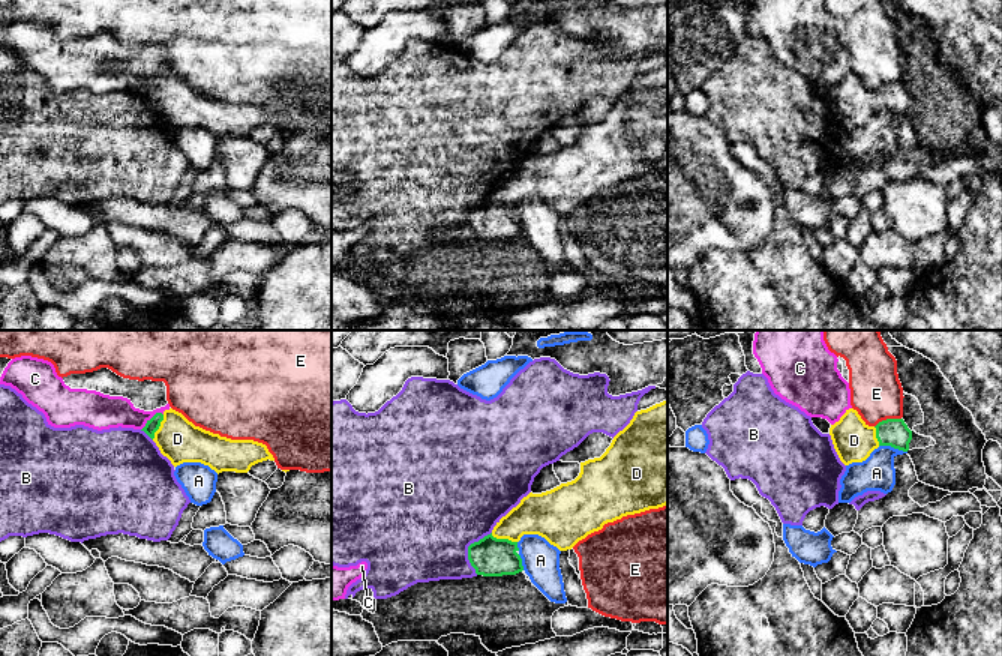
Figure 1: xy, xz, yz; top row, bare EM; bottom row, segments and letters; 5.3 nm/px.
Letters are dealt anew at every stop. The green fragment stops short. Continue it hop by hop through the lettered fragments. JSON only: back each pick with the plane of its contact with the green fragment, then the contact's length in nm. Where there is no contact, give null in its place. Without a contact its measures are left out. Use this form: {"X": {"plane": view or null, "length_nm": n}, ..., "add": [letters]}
{"D": {"plane": "xz", "length_nm": 150}, "add": ["D"]}

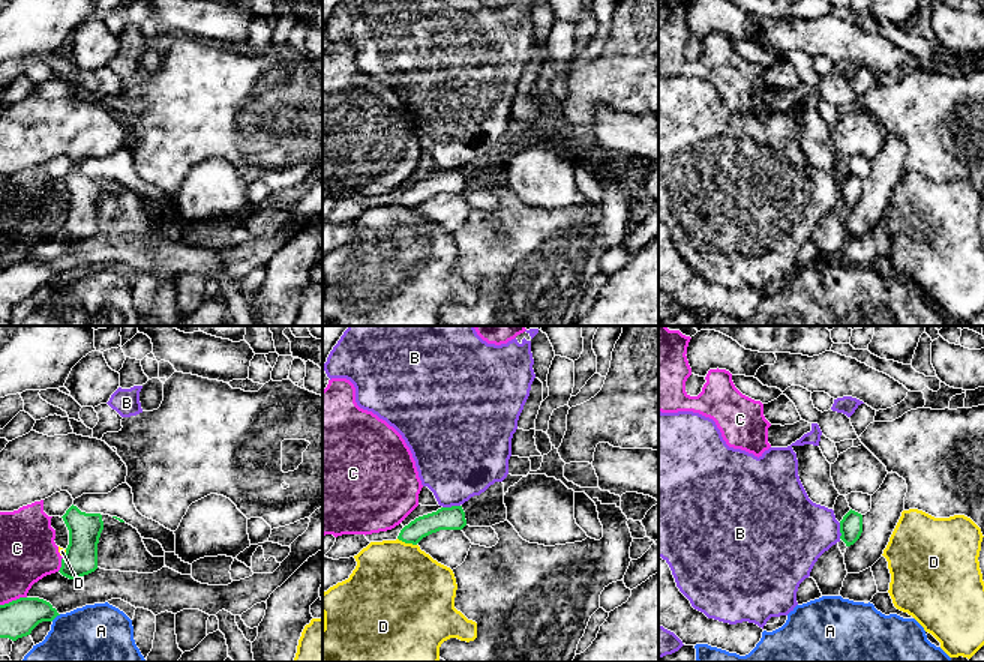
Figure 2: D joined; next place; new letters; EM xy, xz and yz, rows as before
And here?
{"add": []}

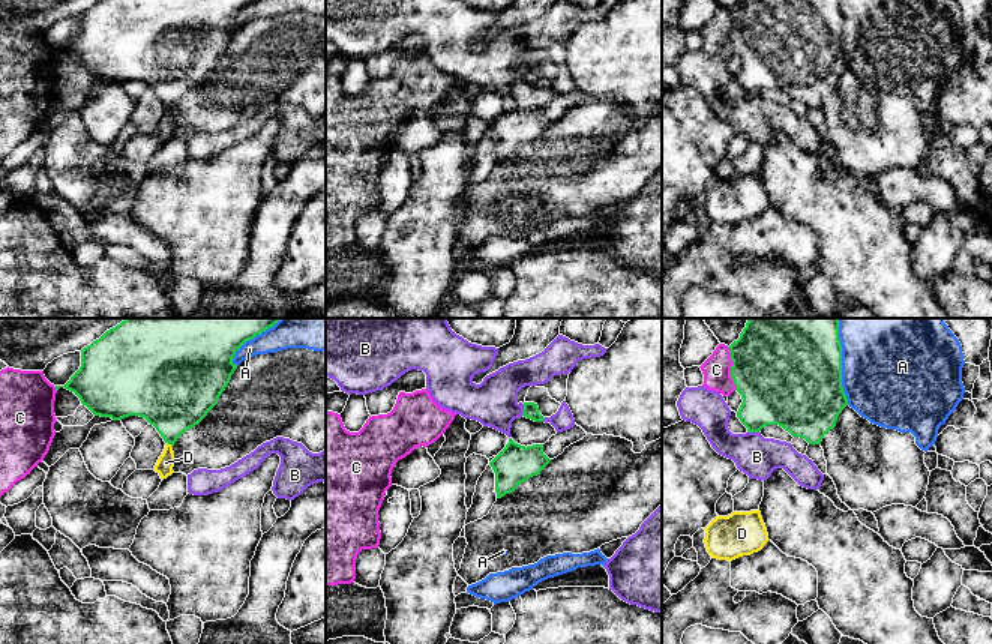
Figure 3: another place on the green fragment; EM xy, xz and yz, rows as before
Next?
{"D": {"plane": "xy", "length_nm": 40}, "add": ["D"]}

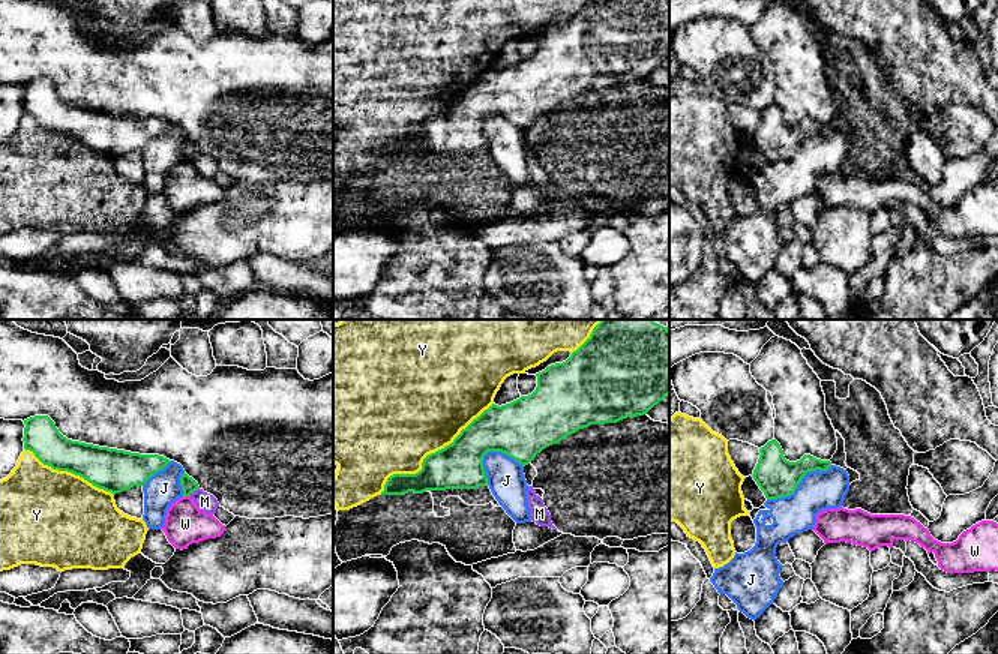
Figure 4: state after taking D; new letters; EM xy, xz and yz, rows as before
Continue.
{"add": []}

